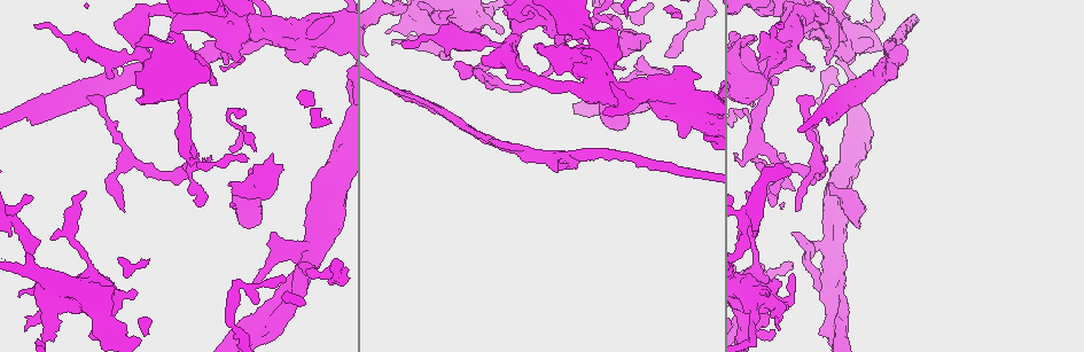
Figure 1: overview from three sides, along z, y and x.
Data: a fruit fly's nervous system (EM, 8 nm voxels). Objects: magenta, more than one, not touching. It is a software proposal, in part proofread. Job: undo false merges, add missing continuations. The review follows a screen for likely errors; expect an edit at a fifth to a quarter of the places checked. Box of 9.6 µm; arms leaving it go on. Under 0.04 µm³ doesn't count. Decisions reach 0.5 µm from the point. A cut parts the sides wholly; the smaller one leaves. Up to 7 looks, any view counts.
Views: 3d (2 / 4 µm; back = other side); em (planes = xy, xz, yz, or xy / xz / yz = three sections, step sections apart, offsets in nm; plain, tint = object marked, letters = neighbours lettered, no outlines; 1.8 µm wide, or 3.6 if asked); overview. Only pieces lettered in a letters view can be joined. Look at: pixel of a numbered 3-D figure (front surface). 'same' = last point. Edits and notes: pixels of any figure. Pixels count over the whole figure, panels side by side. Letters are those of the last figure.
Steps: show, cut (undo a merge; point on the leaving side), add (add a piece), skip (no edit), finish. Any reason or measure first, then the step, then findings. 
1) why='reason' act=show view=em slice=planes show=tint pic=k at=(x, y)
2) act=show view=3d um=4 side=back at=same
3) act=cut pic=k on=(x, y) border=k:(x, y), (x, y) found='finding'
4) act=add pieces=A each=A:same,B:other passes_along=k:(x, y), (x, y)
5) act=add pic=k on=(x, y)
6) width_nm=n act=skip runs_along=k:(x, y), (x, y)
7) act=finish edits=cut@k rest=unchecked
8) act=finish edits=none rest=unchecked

act=show view=em slice=planes show=letters pic=1 at=(475, 32)

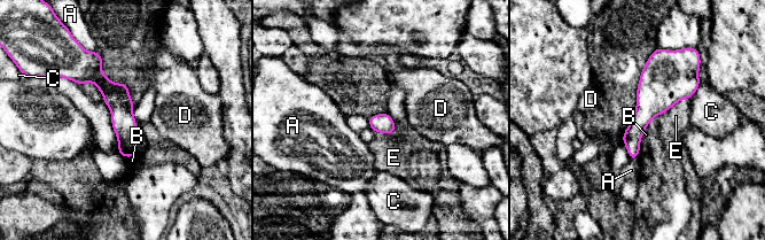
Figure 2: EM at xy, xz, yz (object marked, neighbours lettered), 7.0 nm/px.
act=skip each=A:other,B:other,C:other,D:other,E:other found='no lettered piece goes on from it'

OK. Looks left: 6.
act=show view=em um=3.6 slice=yz step=8 show=tint pic=1 at=(598, 87)

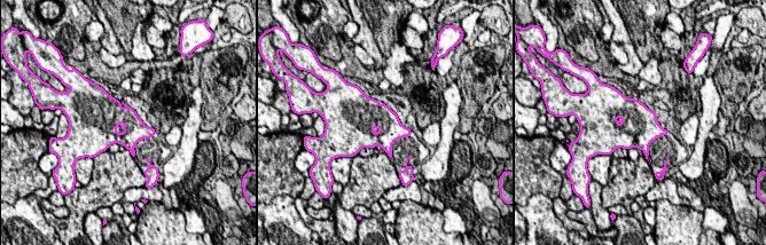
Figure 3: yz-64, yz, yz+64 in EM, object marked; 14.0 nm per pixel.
why='cut it another way' act=show view=em um=3.6 slice=planes show=letters at=same

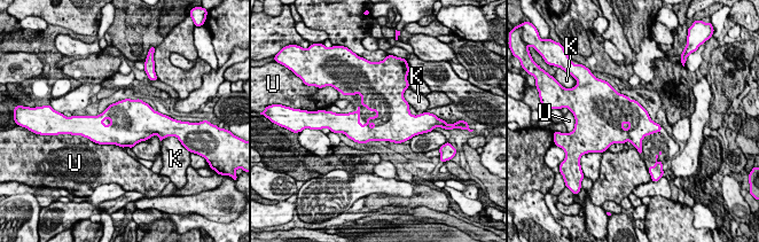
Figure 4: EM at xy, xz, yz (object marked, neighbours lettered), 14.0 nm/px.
act=skip each=K:other,U:other found='one cell here'

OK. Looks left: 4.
why='free end' act=show view=3d um=2 pic=1 at=(876, 68)

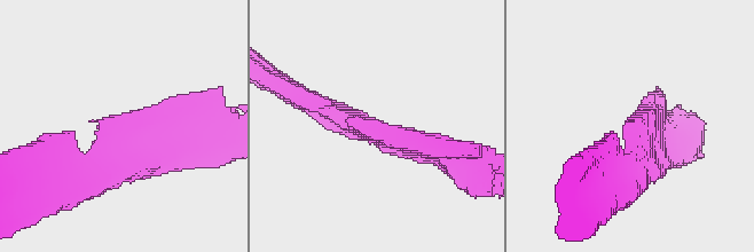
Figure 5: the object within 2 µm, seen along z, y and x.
why='now the EM' act=show view=em slice=xz step=16 show=letters pic=5 at=(630, 120)

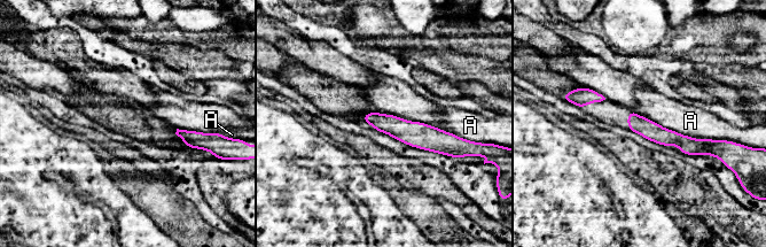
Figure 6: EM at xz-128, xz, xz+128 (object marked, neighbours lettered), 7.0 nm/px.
act=show view=em slice=planes show=letters at=same

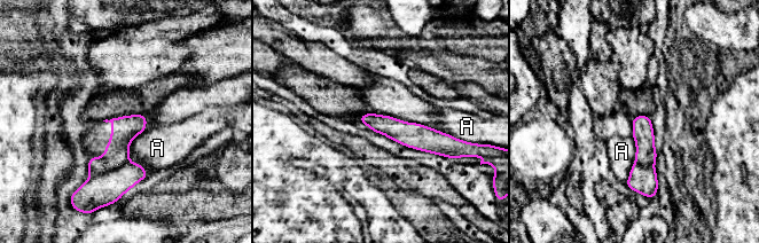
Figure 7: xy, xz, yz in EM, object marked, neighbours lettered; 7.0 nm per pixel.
width_nm=150 act=cut pic=7 on=(116, 154) each=A:other border=7:(128, 161), (112, 170), (91, 177) found='a second cell is stuck on'

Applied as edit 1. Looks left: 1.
act=finish edits=cut@7 rest=unchecked

